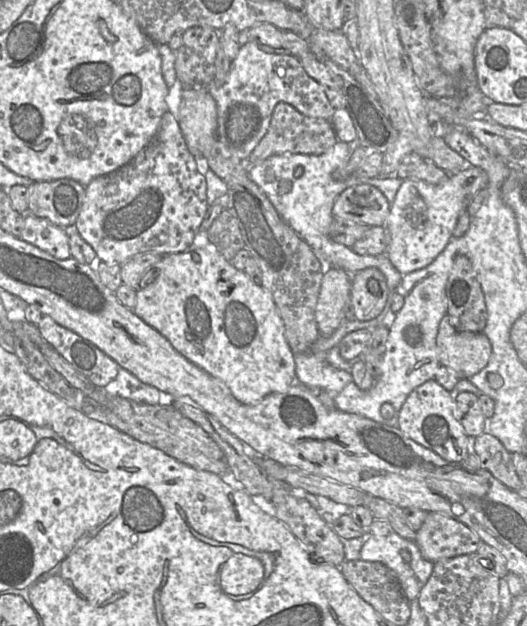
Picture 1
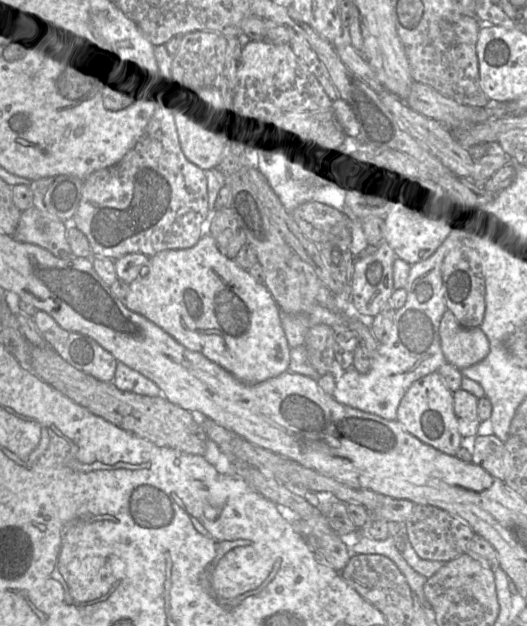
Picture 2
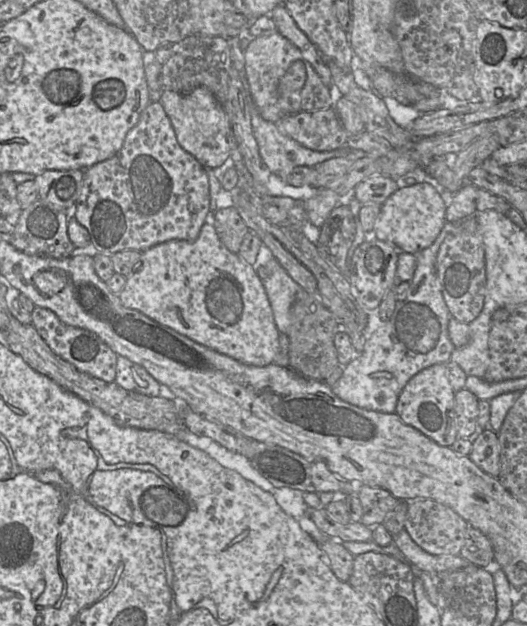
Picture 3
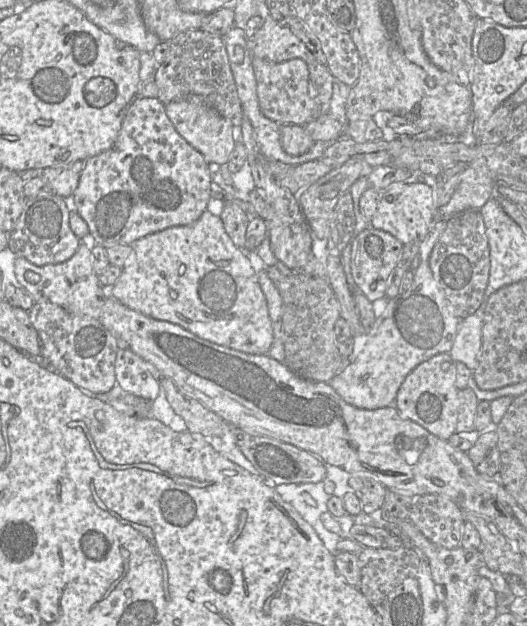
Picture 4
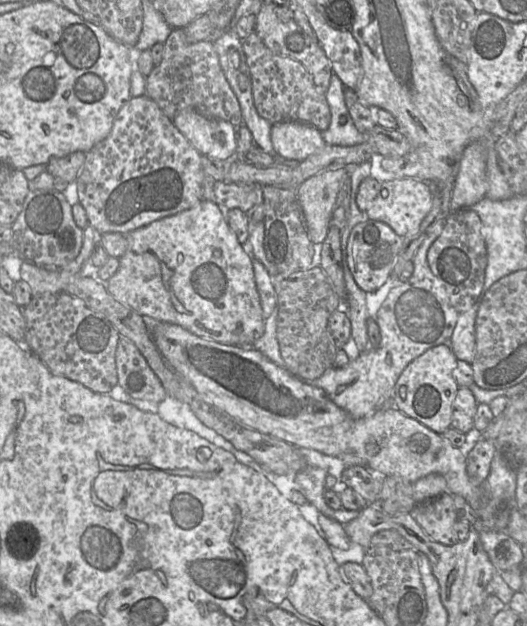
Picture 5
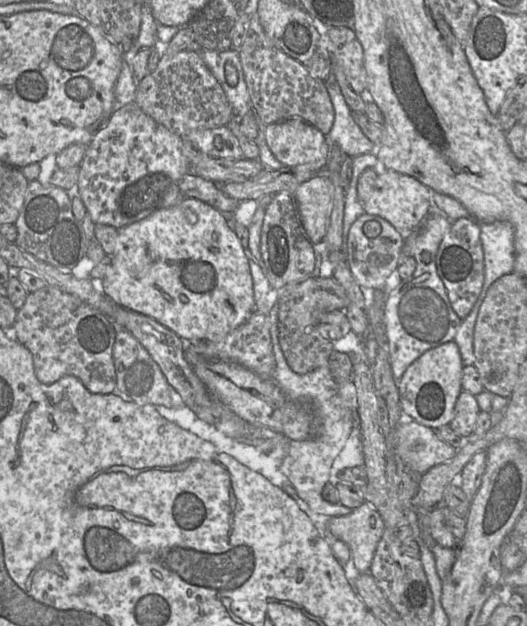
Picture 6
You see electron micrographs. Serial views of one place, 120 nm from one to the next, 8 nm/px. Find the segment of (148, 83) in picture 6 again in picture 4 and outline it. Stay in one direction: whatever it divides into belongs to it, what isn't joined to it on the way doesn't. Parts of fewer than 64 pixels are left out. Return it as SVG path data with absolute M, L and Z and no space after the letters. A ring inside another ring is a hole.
M191 29L180 32L169 41L169 52L153 76L158 87L157 98L164 104L188 95L199 95L220 115L241 126L243 109L238 97L223 36Z

